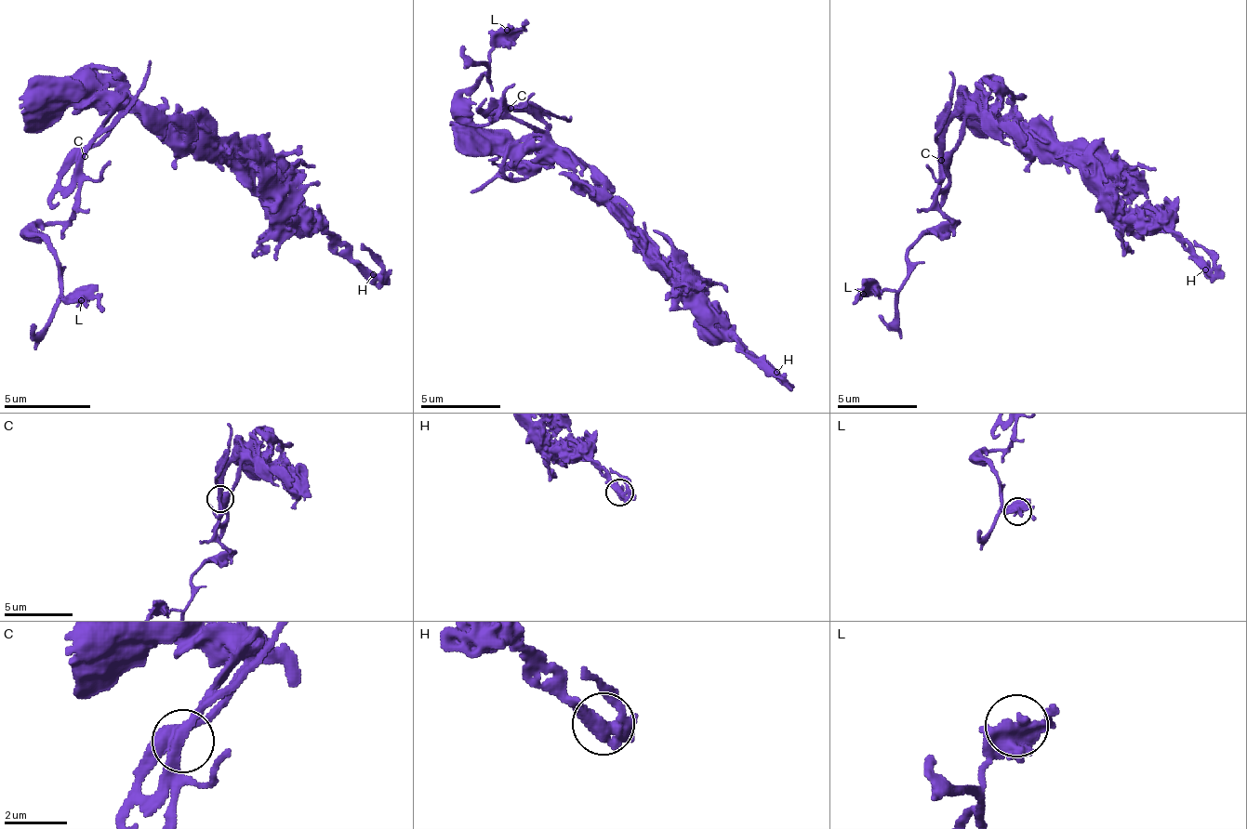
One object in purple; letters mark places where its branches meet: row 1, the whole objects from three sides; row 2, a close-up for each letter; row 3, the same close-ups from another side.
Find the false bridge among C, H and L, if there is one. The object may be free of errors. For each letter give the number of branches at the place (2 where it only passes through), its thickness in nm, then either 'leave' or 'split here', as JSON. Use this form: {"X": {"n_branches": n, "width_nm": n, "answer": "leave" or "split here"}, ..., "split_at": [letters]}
{"C": {"n_branches": 4, "width_nm": 360, "answer": "leave"}, "H": {"n_branches": 3, "width_nm": 400, "answer": "leave"}, "L": {"n_branches": 4, "width_nm": 400, "answer": "leave"}, "split_at": []}

